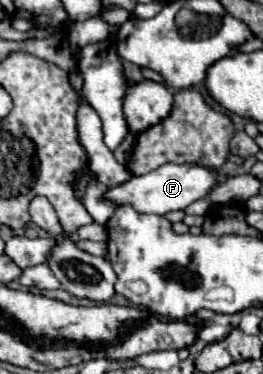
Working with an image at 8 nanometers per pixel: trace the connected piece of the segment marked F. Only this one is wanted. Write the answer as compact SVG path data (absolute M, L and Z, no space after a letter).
M164 164L156 168L154 172L142 174L142 176L130 176L126 184L118 184L114 188L108 188L102 194L102 200L112 202L116 208L118 206L132 206L140 214L166 214L172 210L184 210L192 202L206 198L208 192L216 186L216 172L202 168L202 166L192 166L192 164Z

